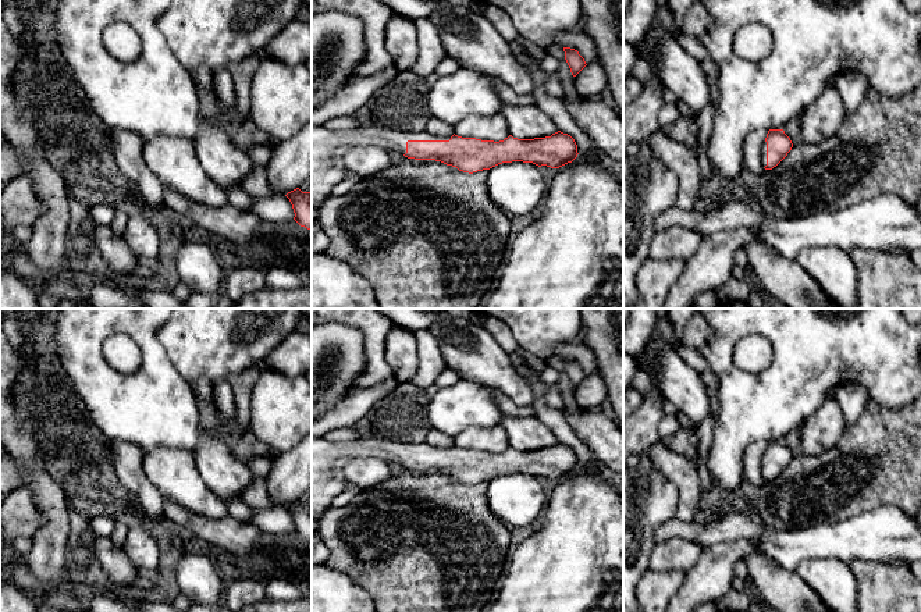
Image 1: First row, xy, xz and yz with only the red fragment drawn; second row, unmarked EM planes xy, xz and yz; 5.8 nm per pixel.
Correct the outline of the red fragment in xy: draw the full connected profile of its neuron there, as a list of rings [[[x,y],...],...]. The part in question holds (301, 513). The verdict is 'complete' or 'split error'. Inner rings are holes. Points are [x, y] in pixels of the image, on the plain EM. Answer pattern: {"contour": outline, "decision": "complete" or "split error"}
{"contour": [[[299,499],[285,506],[294,520],[294,531],[301,537],[312,542],[312,502],[302,504]]], "decision": "complete"}

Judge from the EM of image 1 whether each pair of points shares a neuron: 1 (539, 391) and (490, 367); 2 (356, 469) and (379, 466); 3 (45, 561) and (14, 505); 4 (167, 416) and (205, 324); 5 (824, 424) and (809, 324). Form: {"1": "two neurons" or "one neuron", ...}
{"1": "two neurons", "2": "one neuron", "3": "two neurons", "4": "two neurons", "5": "two neurons"}

